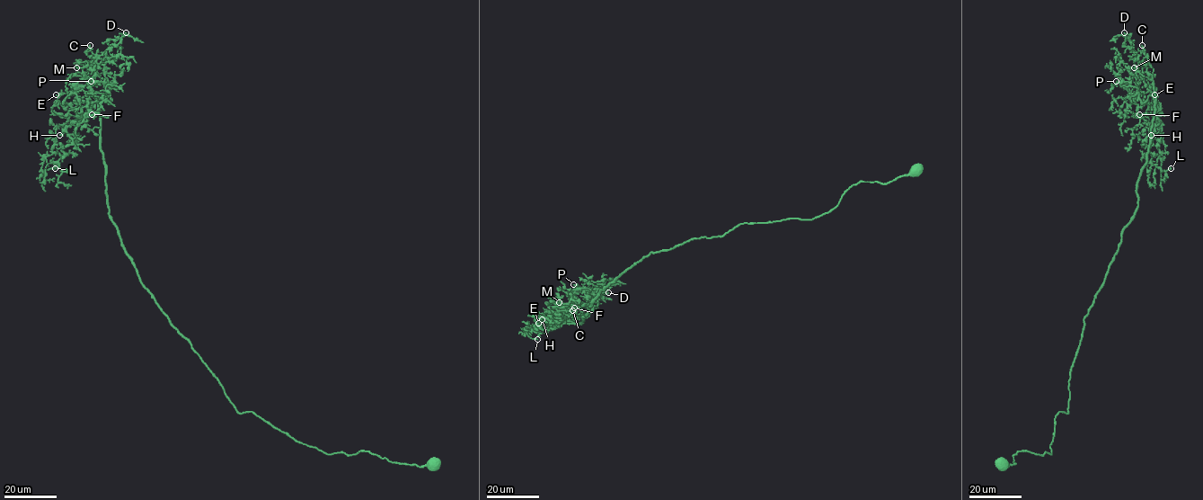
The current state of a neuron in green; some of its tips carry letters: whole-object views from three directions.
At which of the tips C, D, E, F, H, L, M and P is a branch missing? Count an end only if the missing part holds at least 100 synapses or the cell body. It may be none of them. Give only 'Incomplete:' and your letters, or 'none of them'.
Incomplete: C

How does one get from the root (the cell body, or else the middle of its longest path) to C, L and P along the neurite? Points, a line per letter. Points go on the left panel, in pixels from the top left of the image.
C: (434, 463), (397, 463), (365, 450), (326, 454), (236, 410), (141, 281), (110, 219), (90, 45)
L: (434, 463), (326, 454), (236, 410), (141, 281), (110, 219), (92, 97), (57, 129), (41, 168), (55, 168)
P: (434, 463), (326, 454), (236, 410), (141, 281), (110, 219), (99, 97), (109, 102), (116, 87), (91, 81)

